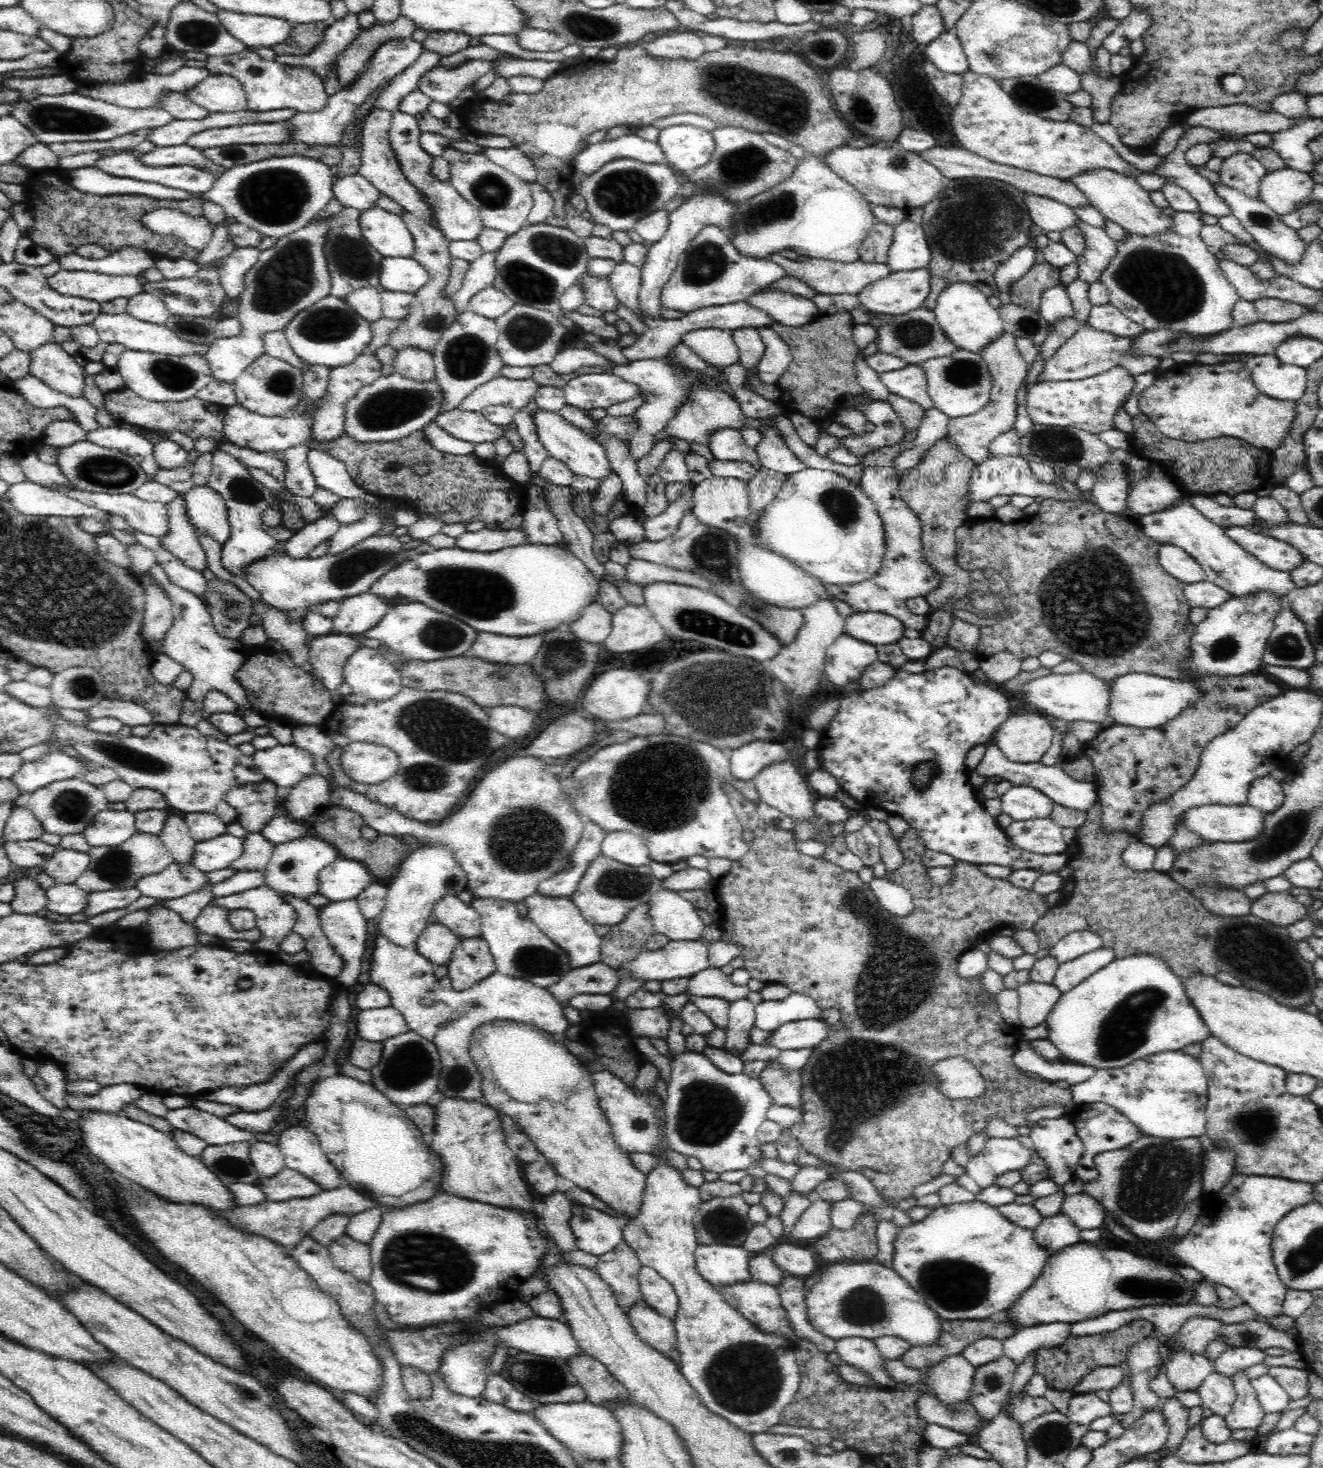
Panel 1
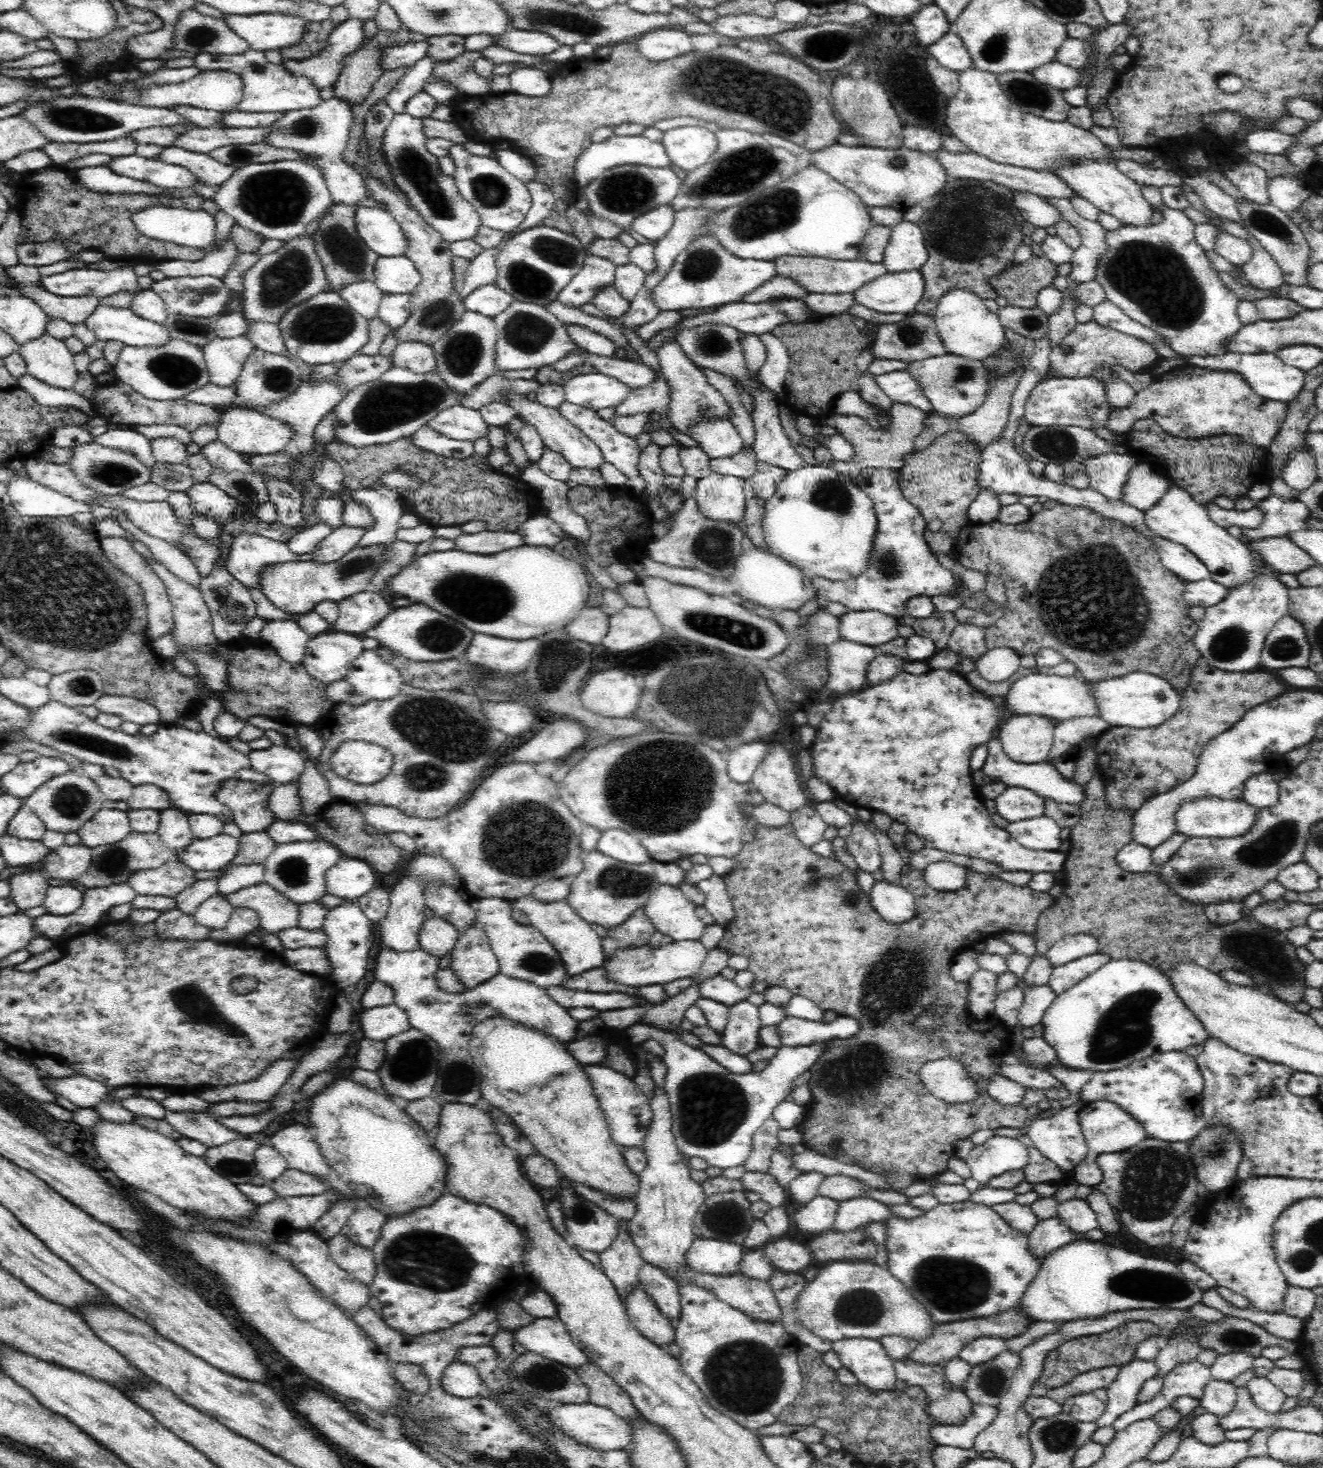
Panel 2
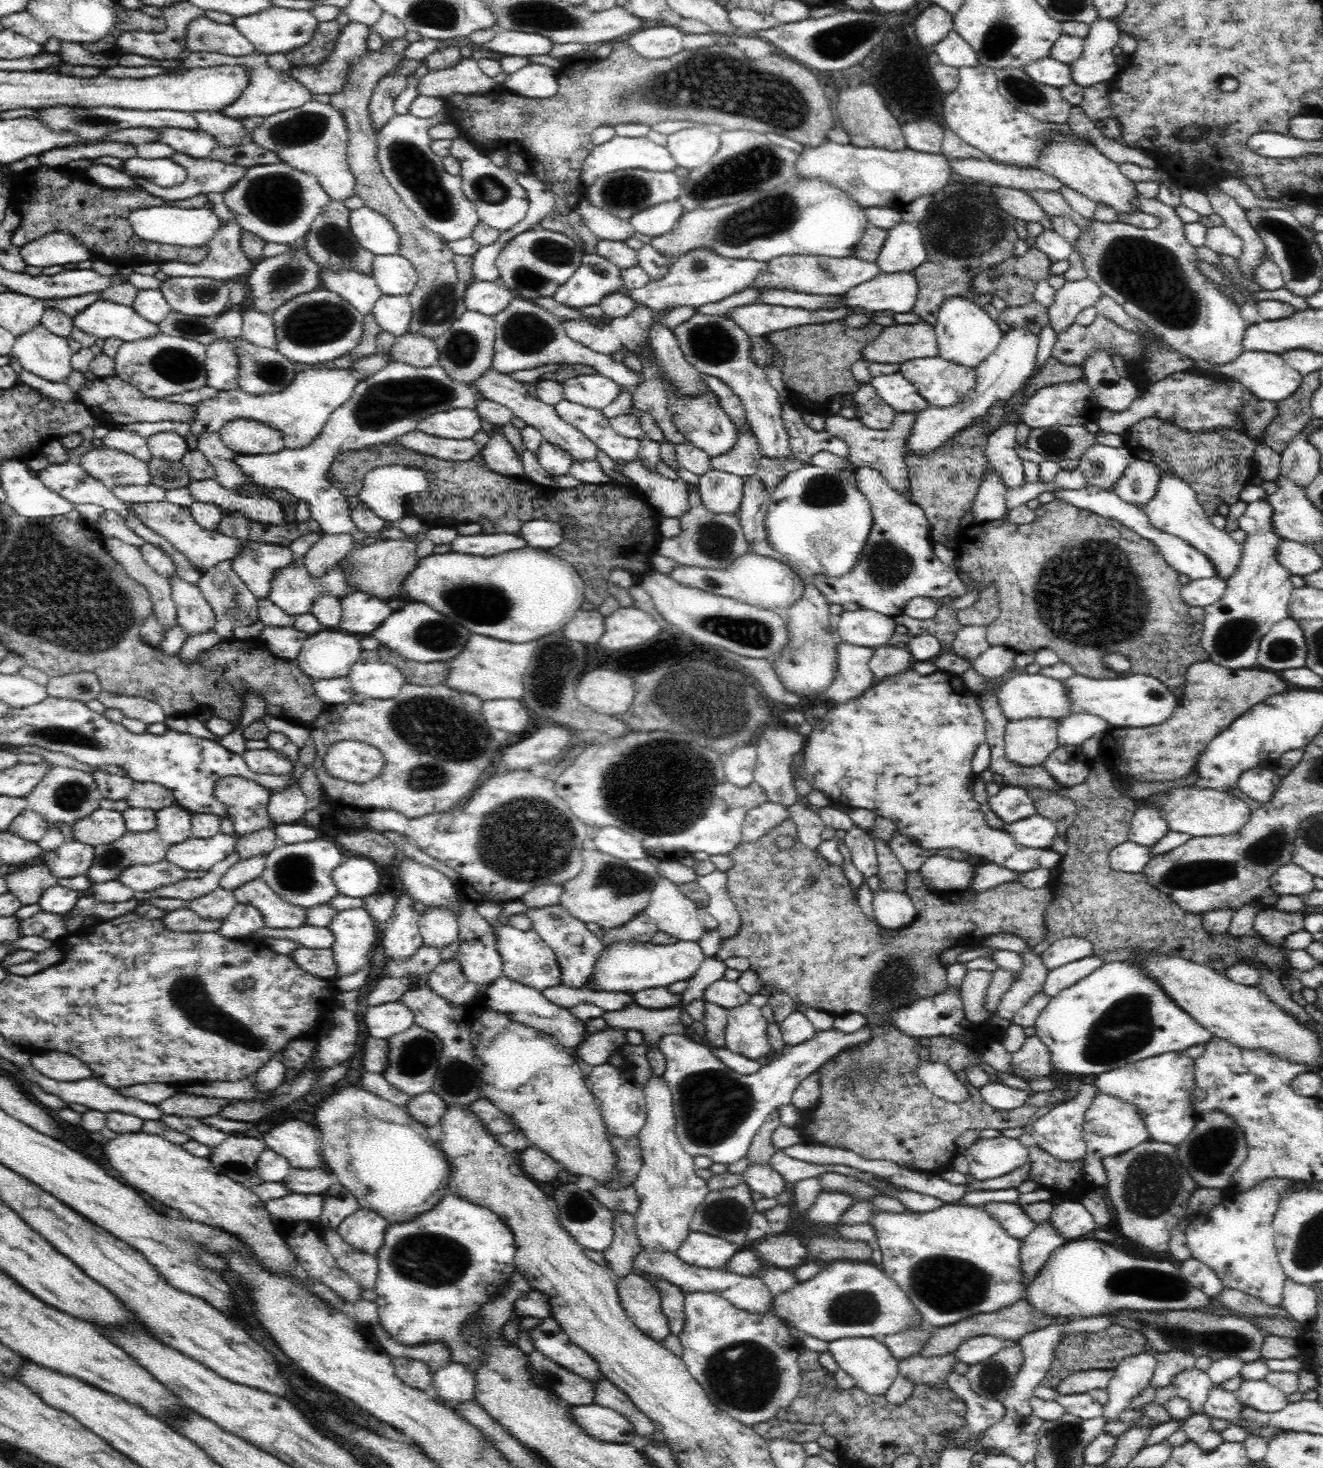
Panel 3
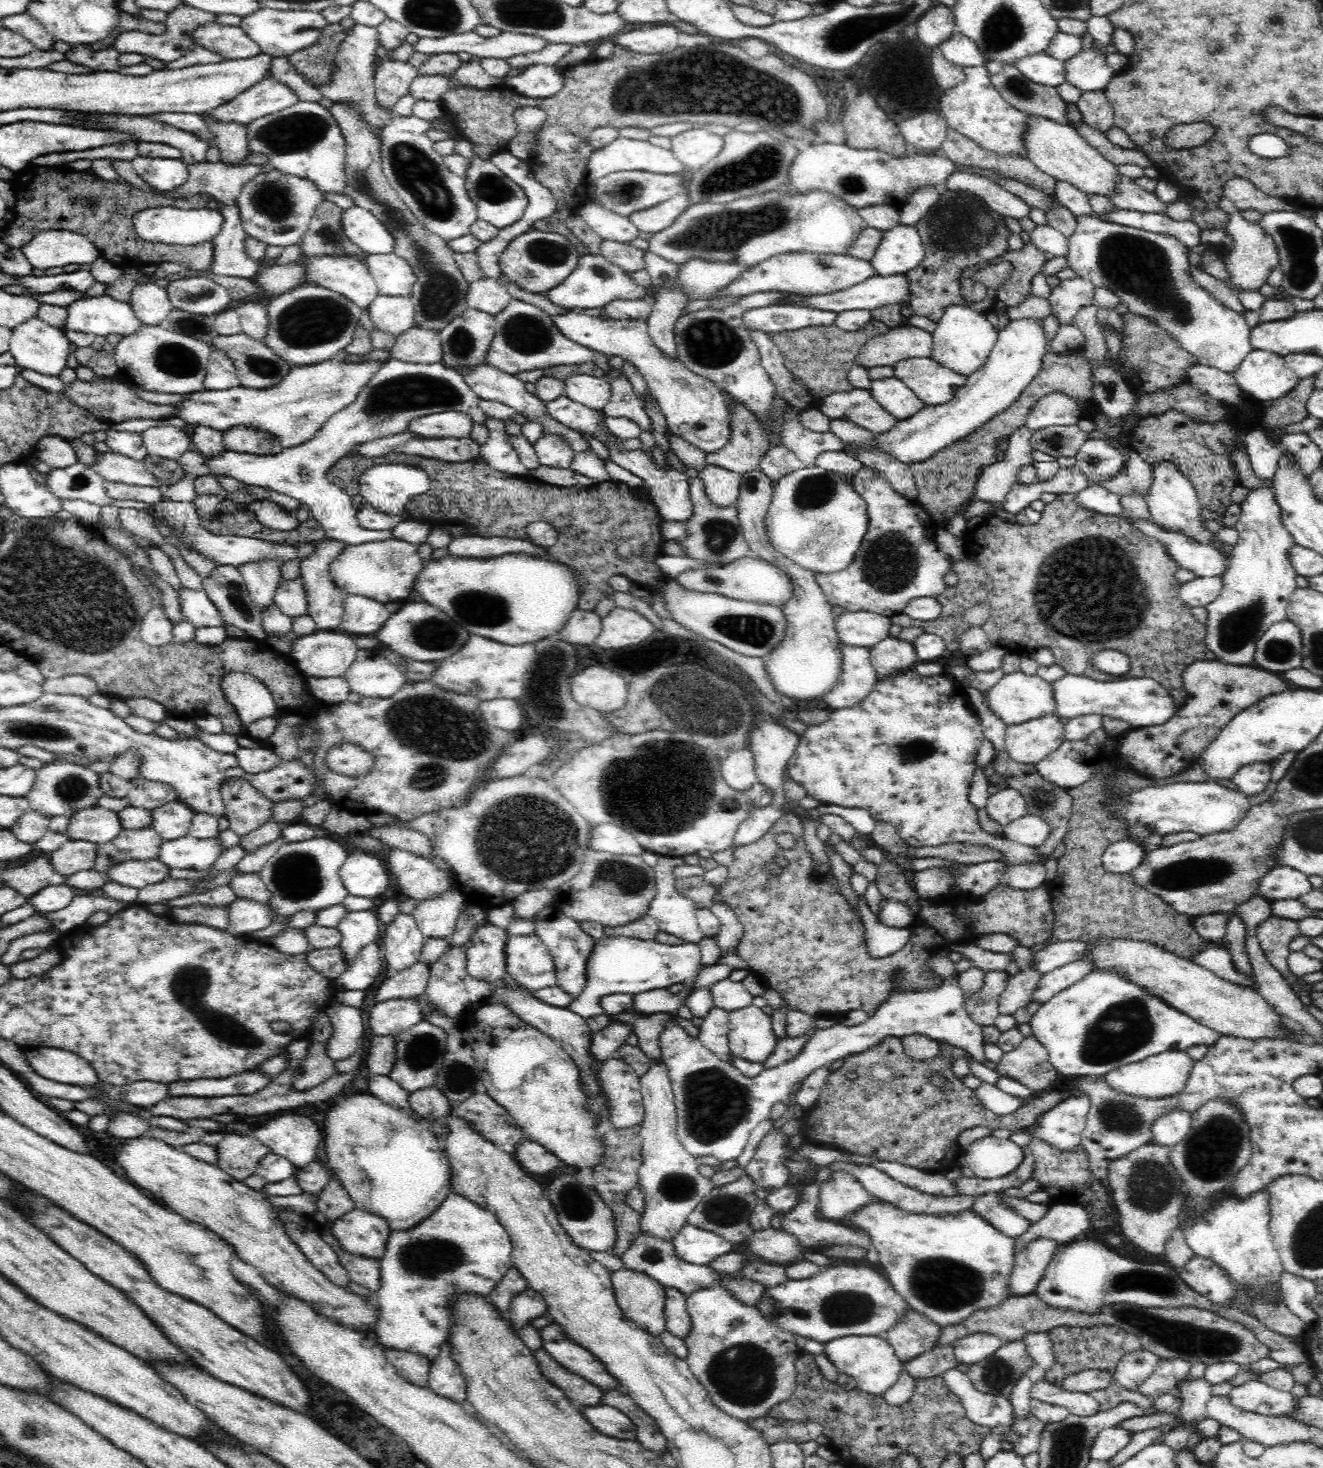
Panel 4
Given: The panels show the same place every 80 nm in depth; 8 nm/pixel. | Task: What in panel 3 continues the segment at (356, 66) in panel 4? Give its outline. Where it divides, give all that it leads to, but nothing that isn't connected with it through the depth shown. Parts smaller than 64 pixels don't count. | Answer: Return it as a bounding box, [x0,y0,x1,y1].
[289,21,369,96]

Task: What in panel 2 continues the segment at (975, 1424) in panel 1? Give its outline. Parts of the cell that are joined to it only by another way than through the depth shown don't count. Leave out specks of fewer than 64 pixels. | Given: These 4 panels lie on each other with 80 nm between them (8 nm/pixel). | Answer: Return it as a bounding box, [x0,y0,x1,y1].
[894,1359,973,1428]

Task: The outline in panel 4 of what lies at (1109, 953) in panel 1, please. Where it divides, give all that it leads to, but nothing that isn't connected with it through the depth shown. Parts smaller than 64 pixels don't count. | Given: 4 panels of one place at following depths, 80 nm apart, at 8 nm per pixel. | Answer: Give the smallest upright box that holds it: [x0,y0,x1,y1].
[1033,958,1094,1004]

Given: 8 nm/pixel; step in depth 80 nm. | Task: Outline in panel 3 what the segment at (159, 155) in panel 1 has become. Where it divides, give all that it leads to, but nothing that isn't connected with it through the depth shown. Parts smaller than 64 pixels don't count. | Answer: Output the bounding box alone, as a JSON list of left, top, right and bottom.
[134,150,246,202]

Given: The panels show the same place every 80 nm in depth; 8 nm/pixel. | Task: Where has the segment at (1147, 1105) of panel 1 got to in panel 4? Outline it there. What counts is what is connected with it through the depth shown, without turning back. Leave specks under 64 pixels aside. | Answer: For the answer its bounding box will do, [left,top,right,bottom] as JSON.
[1104,1051,1195,1147]

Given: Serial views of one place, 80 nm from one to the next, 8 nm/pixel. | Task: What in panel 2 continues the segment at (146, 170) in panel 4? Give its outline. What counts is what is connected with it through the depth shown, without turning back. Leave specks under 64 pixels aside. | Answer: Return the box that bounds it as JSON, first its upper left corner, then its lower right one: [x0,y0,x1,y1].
[104,153,217,200]

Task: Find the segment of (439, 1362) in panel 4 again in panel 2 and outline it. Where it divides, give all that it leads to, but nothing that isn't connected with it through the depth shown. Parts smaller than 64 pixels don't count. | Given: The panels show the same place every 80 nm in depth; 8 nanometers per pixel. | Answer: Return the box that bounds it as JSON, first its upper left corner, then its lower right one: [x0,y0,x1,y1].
[444,1358,483,1398]

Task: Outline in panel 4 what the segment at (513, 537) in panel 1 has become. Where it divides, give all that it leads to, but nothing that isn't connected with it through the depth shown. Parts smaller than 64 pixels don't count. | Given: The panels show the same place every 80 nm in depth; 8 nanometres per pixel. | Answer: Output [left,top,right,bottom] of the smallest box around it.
[448,535,534,559]

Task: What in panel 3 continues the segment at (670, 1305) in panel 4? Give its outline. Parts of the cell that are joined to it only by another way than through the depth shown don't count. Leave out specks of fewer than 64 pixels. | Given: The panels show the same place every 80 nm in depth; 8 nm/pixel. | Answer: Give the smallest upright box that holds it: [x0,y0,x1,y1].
[637,1270,685,1336]

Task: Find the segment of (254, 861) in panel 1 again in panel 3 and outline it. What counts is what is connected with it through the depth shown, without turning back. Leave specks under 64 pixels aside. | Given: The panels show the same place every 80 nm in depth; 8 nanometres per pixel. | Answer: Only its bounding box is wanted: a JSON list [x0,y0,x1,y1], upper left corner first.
[235,827,278,861]

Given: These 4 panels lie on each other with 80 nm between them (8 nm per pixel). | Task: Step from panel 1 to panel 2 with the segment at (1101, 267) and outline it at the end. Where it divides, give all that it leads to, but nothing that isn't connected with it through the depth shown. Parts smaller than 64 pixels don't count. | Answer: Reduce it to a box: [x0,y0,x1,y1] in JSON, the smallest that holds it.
[1048,198,1107,283]

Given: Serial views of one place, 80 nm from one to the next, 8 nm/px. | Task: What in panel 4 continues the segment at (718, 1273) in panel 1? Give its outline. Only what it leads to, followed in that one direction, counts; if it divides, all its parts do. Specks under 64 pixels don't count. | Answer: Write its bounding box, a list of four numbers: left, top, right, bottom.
[672,1223,734,1266]

